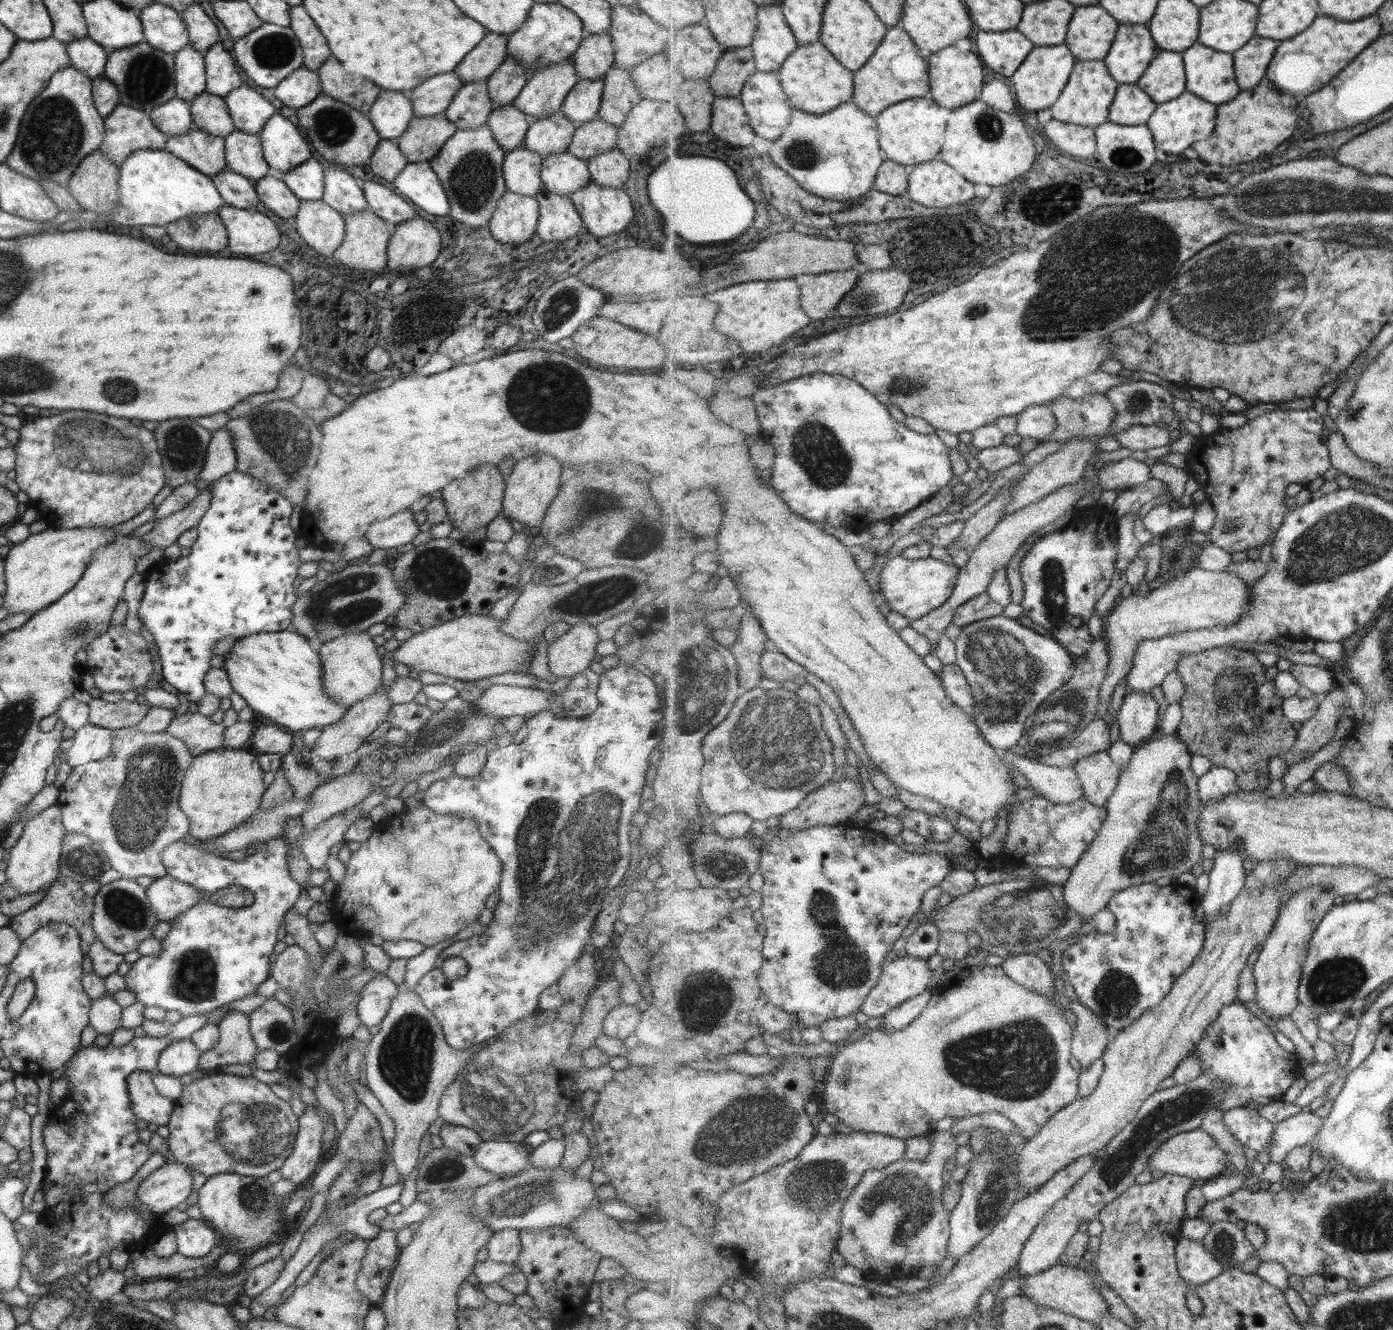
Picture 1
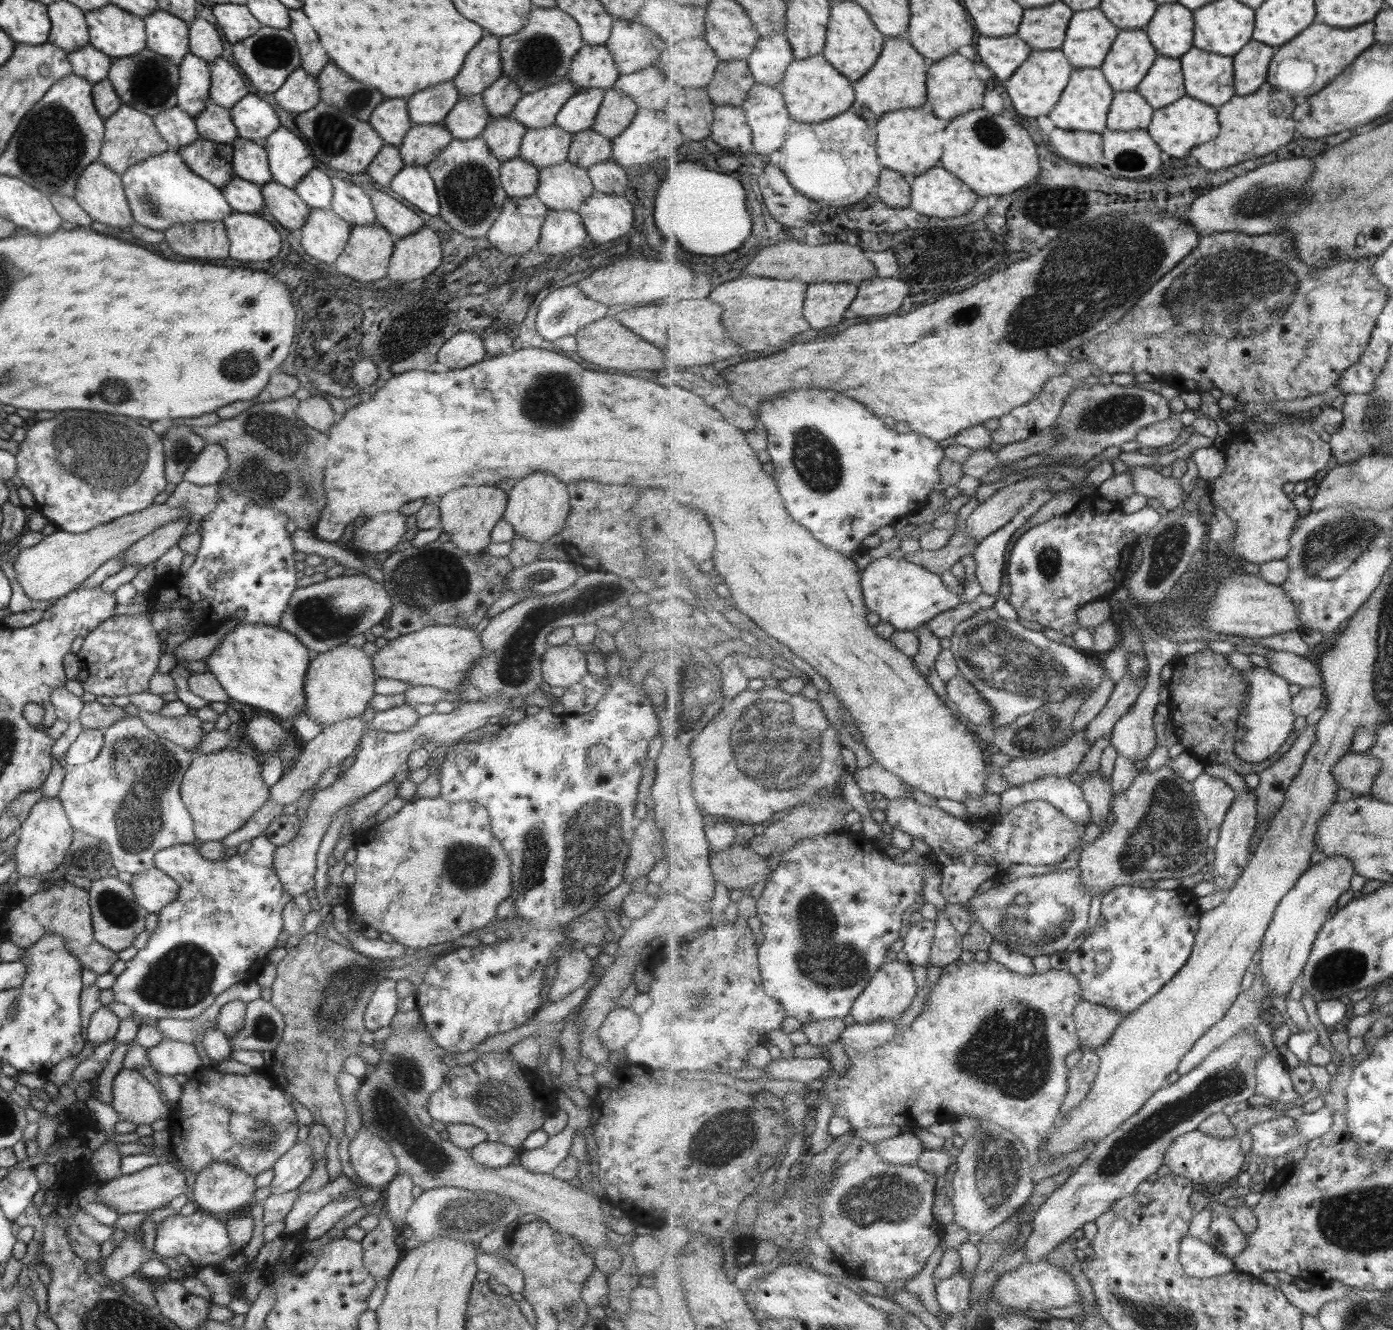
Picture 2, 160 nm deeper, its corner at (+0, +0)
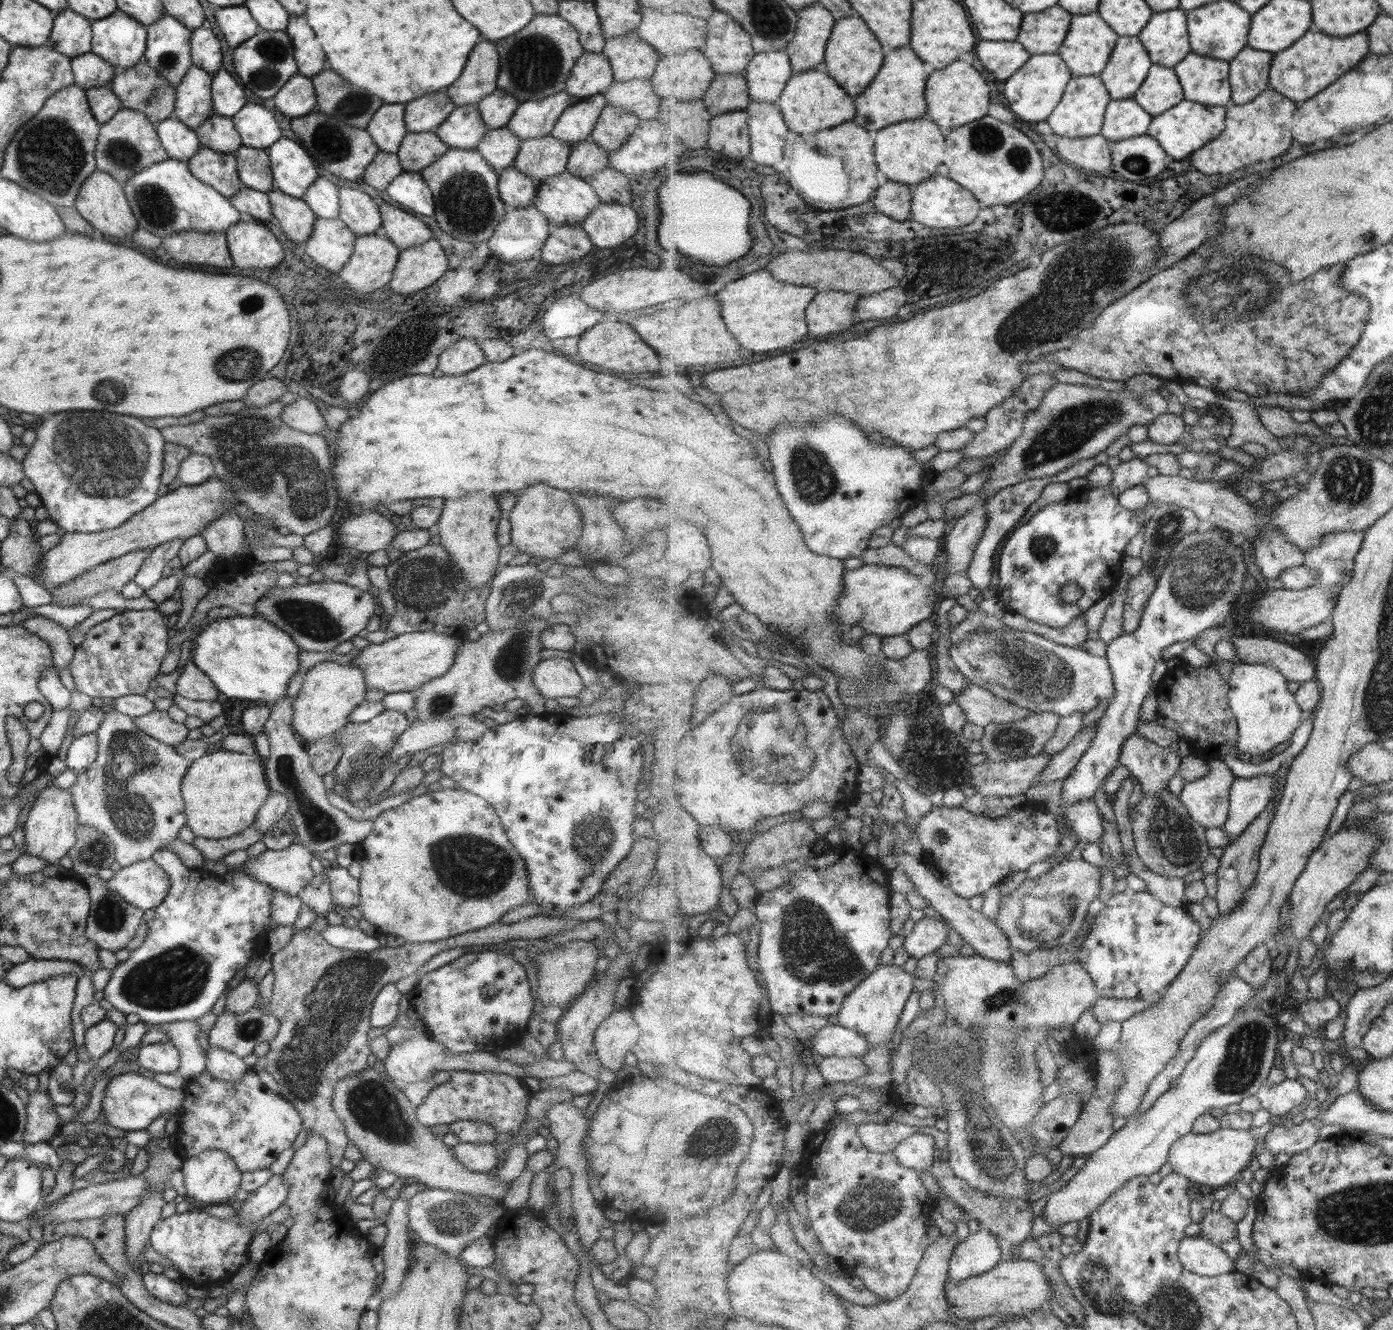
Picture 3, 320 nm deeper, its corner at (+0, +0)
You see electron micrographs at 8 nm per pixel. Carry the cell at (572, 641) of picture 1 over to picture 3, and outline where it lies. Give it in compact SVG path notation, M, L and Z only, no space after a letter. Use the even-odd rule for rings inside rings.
M541 659L531 673L535 690L547 700L559 696L578 696L583 688L581 677L569 659Z

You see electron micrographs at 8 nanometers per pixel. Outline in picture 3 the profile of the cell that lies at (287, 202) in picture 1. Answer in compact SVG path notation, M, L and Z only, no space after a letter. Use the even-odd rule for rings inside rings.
M273 188L266 195L269 199L271 214L274 216L283 234L291 242L304 243L313 230L316 216L305 204L305 201L283 194L280 190Z

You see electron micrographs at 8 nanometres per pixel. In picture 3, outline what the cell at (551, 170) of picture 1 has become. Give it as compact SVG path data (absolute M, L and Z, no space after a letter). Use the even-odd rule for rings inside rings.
M567 171L545 178L536 186L532 205L554 227L578 226L600 203L585 179Z

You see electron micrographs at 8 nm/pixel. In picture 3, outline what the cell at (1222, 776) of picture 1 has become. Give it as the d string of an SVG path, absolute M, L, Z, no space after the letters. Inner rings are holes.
M1221 759L1212 760L1206 775L1185 785L1180 794L1181 802L1187 807L1193 820L1200 822L1206 829L1223 829L1229 818L1230 792L1235 779L1235 773Z

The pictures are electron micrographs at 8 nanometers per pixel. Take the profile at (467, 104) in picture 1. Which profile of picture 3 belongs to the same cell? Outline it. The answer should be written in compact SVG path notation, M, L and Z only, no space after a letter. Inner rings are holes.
M469 104L455 107L434 133L449 149L474 150L486 129L476 105Z

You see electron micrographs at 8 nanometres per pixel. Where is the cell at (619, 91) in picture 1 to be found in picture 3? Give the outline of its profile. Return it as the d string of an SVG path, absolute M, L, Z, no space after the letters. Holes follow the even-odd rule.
M606 106L598 116L588 139L601 150L613 152L617 150L637 128L638 118L618 106Z

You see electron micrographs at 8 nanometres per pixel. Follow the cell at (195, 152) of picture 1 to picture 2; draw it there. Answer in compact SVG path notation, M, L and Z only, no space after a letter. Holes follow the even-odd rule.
M203 139L178 149L185 166L220 191L234 176L231 145L215 144Z

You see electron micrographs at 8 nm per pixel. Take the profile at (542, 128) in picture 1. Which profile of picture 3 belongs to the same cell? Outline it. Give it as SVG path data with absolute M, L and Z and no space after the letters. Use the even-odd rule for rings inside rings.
M550 134L541 138L521 140L511 167L539 184L545 178L566 171L570 145Z

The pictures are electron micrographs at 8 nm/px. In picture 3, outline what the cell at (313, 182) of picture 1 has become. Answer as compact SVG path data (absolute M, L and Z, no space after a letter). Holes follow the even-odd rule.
M317 177L307 188L301 200L313 211L316 217L323 219L338 218L338 188L323 177Z

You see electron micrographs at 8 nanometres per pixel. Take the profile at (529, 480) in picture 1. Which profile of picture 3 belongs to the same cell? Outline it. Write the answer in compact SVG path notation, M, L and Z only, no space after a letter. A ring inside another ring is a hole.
M545 484L524 488L509 513L510 543L523 554L539 560L553 560L576 546L582 533L581 512L571 495Z

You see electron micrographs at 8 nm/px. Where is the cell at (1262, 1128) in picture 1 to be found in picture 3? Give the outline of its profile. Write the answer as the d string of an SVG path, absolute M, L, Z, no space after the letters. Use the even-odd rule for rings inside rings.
M1304 1119L1299 1125L1284 1120L1267 1133L1263 1145L1274 1155L1284 1152L1292 1156L1309 1150L1321 1140L1318 1126L1313 1120Z

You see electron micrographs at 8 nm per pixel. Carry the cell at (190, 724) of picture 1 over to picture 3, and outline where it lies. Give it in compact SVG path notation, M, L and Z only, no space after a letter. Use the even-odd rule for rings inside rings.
M155 709L132 721L135 723L135 727L145 735L171 747L181 743L189 732L183 723L173 722L165 711Z

